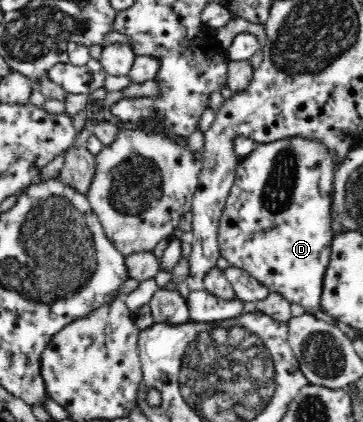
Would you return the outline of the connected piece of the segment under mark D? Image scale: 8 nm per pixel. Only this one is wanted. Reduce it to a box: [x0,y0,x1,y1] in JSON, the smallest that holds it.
[218,138,341,310]

